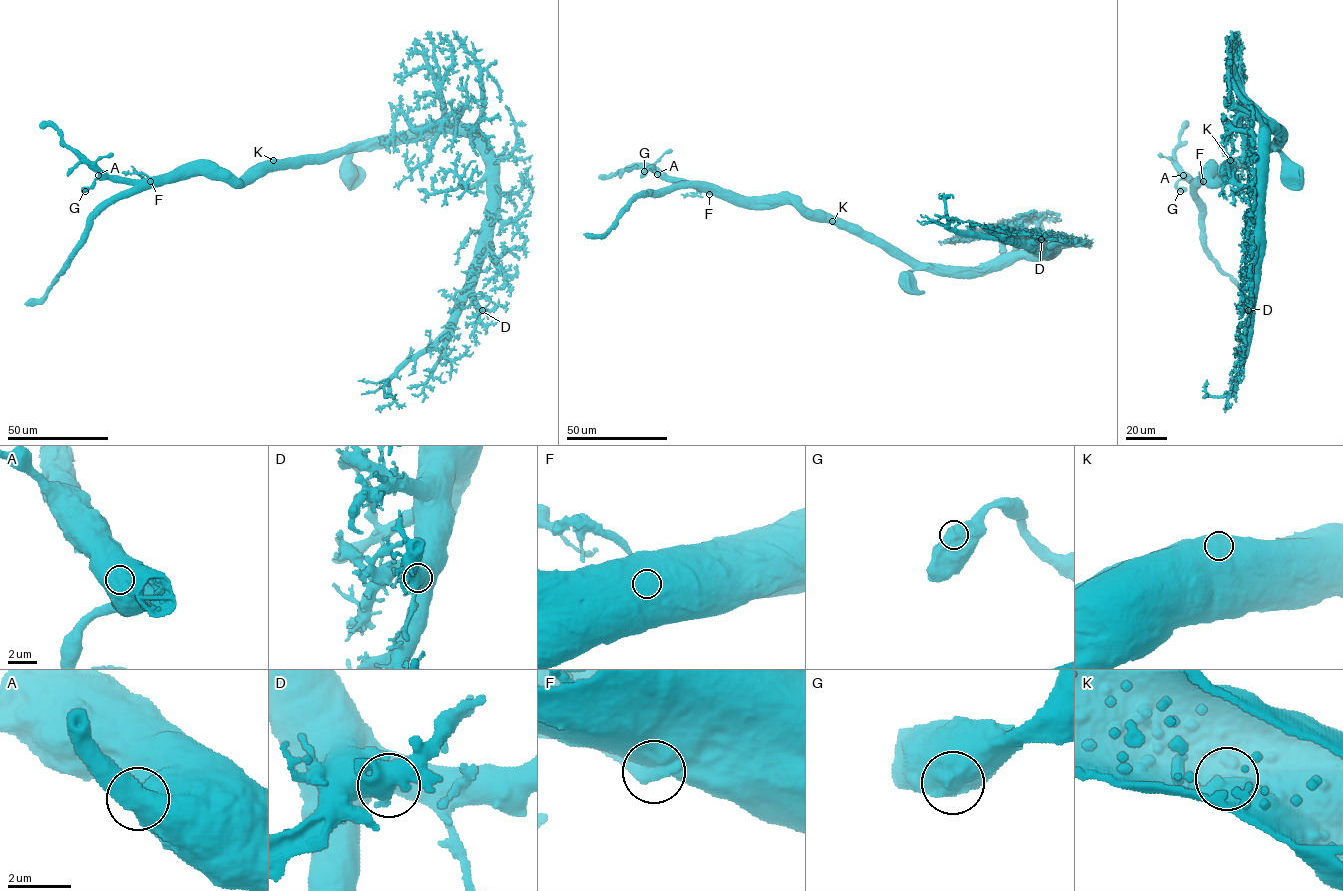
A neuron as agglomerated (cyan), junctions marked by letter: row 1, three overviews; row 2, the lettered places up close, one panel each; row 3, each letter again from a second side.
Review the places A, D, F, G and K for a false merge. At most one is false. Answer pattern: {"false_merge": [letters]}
{"false_merge": ["F"]}

